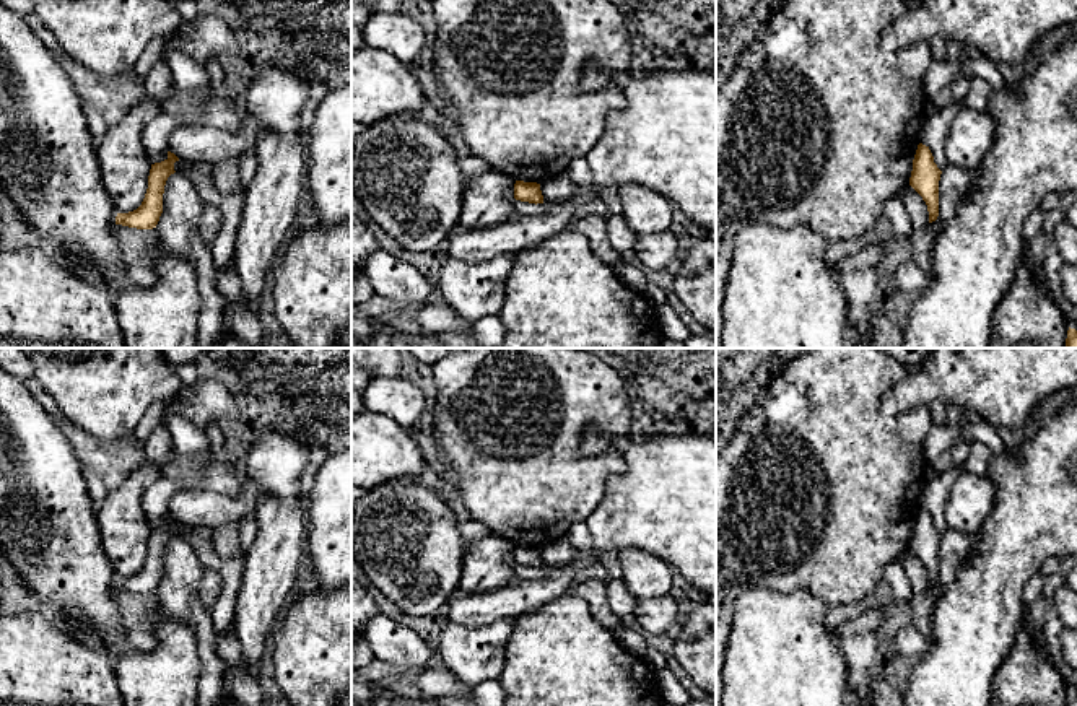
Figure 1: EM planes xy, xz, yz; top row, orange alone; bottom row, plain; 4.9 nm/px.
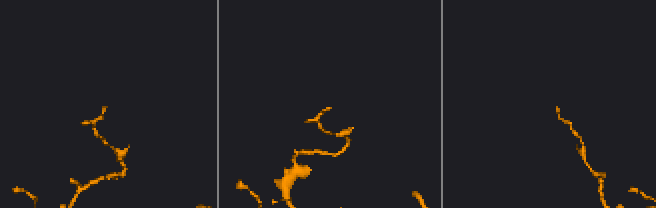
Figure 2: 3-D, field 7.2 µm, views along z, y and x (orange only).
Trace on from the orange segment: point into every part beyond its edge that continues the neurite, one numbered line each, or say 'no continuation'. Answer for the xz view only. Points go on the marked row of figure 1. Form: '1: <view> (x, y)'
no continuation

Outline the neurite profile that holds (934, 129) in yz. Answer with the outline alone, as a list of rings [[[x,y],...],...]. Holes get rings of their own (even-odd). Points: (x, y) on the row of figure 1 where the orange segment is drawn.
[[[952,99],[950,104],[937,109],[935,114],[926,115],[918,132],[918,142],[931,150],[934,163],[940,171],[944,171],[948,164],[945,156],[945,140],[953,119],[961,109],[963,99]]]

